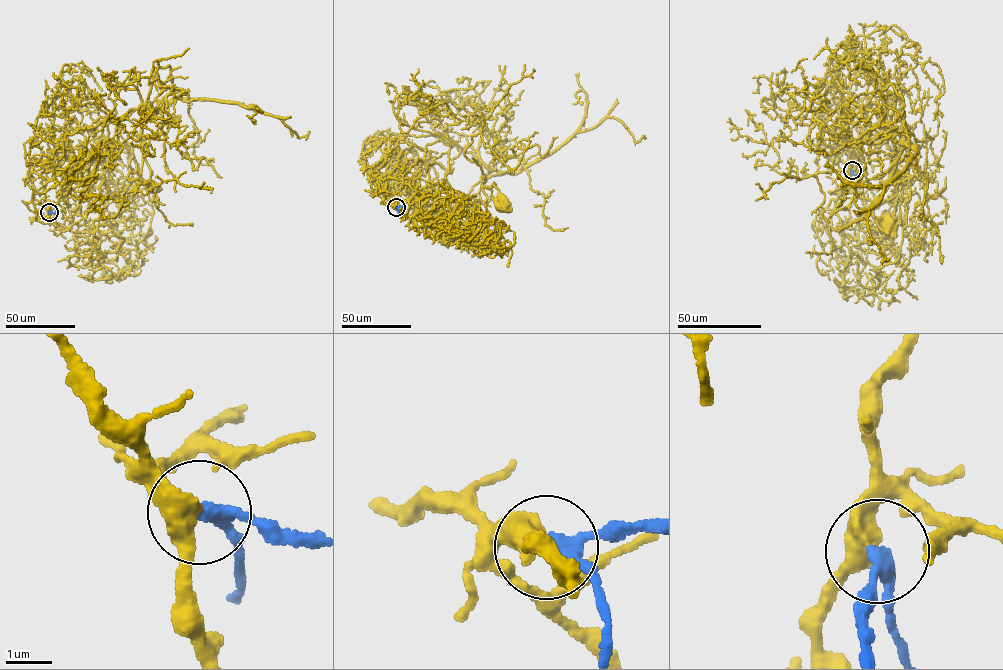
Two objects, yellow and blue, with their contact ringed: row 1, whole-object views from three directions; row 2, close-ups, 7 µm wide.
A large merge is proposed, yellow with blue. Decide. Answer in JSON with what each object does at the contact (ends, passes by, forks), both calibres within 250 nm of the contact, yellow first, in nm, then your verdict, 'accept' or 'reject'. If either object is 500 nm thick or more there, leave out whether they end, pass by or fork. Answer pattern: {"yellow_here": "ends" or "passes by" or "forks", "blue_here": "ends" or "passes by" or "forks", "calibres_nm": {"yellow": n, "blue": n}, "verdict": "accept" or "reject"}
{"yellow_here": "passes by", "blue_here": "passes by", "calibres_nm": {"yellow": 460, "blue": 320}, "verdict": "accept"}

